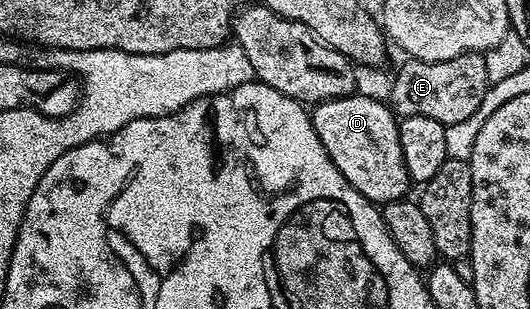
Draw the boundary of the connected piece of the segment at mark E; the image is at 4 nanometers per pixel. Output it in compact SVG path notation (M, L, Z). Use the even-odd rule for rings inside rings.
M462 54L453 56L453 60L440 62L422 62L413 58L404 63L391 82L389 97L390 105L399 118L429 116L447 127L449 124L457 124L457 120L473 116L481 100L485 100L489 81L483 54Z

